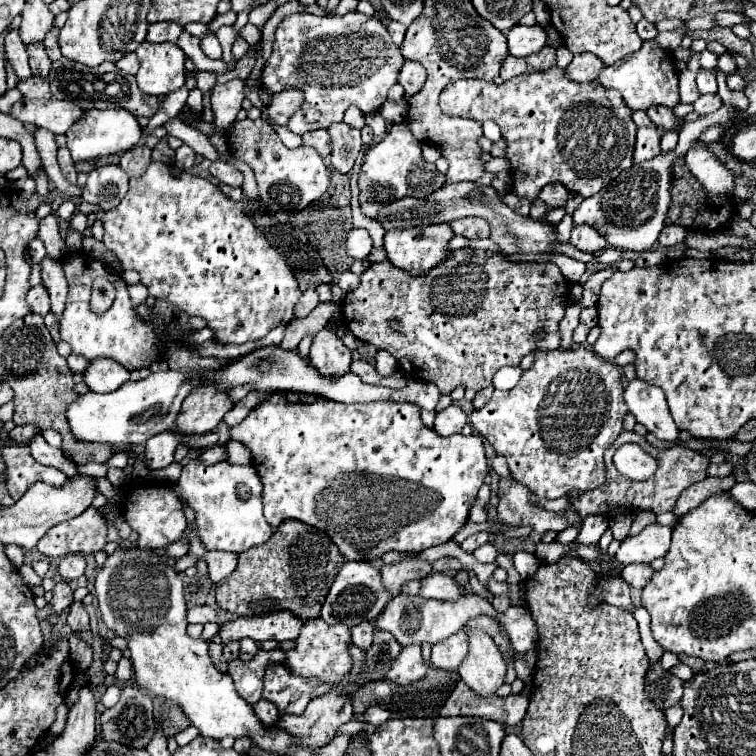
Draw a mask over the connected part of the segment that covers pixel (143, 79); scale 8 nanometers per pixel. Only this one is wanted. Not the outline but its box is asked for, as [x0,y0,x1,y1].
[136,40,186,96]

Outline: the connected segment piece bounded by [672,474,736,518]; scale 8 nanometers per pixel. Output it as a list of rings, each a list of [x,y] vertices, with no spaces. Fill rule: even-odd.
[[[732,474],[726,476],[726,478],[704,478],[702,482],[688,486],[688,488],[680,494],[680,498],[678,498],[678,502],[676,502],[676,506],[674,506],[672,512],[674,512],[678,518],[682,518],[684,514],[688,514],[688,512],[694,510],[696,506],[700,506],[700,504],[702,504],[706,498],[710,498],[712,494],[716,494],[716,492],[720,492],[720,490],[730,490],[734,484],[736,484],[736,478],[734,478]]]

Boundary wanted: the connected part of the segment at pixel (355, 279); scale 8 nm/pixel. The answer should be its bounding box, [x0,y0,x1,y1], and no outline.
[338,270,360,292]

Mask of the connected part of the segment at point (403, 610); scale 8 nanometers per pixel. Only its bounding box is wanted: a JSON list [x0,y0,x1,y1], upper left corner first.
[376,592,500,646]

